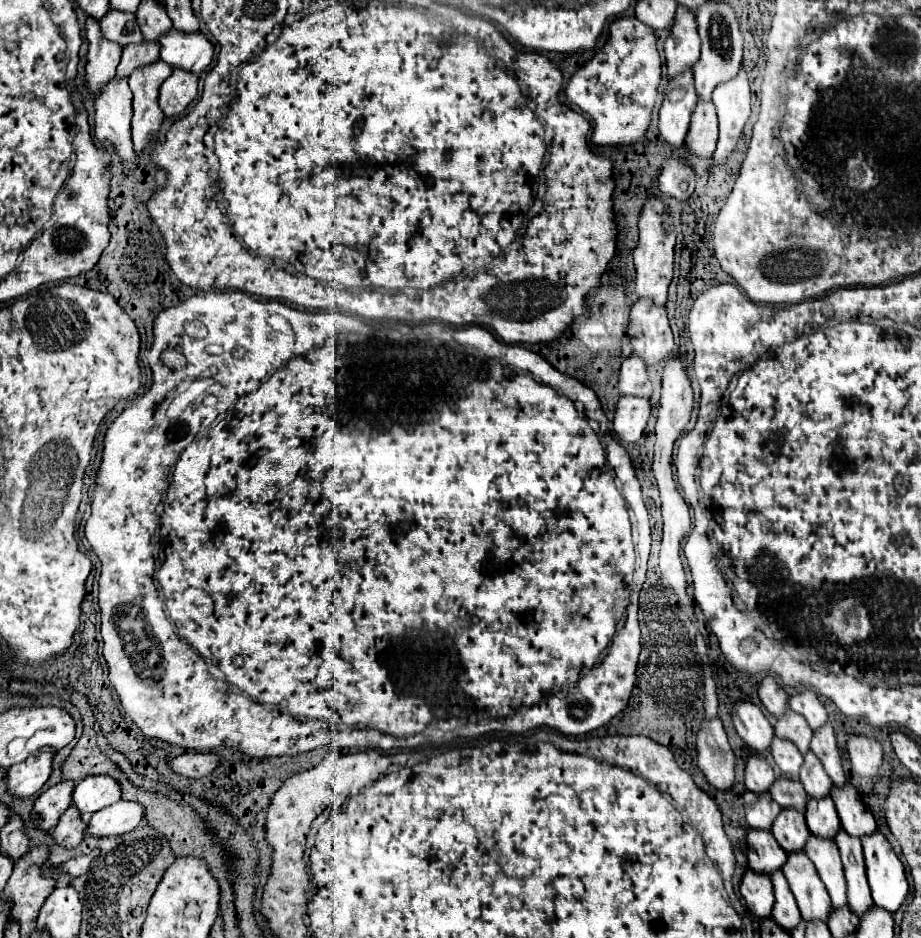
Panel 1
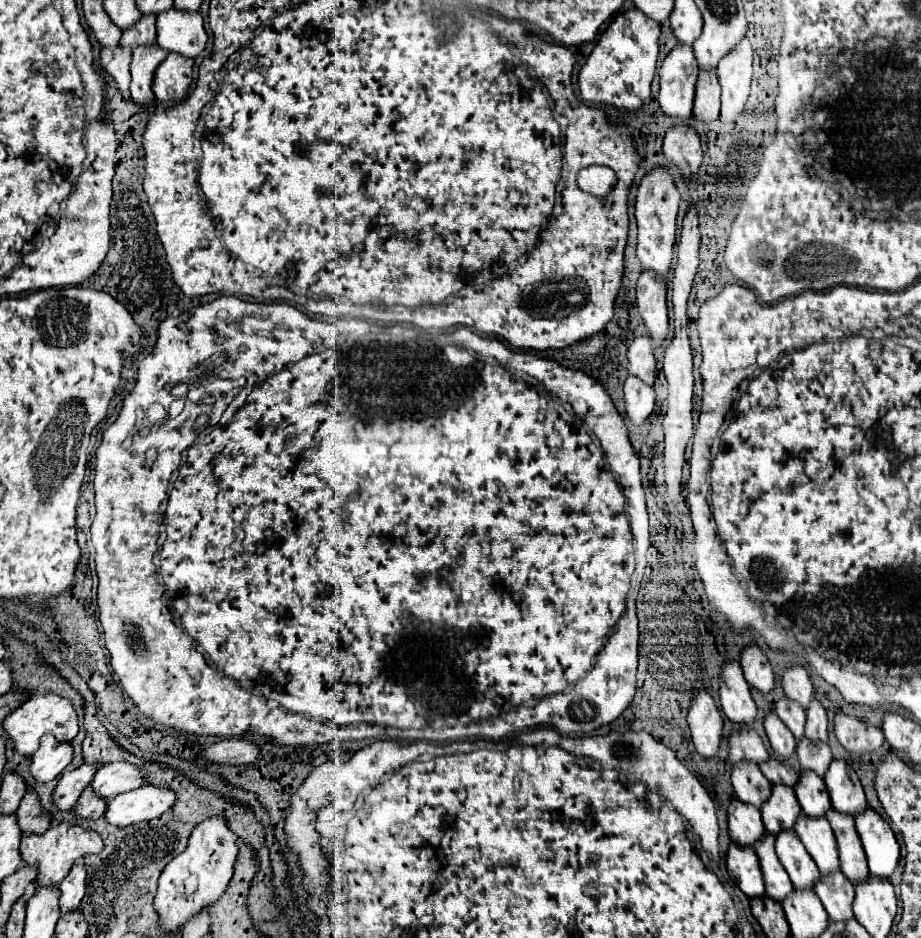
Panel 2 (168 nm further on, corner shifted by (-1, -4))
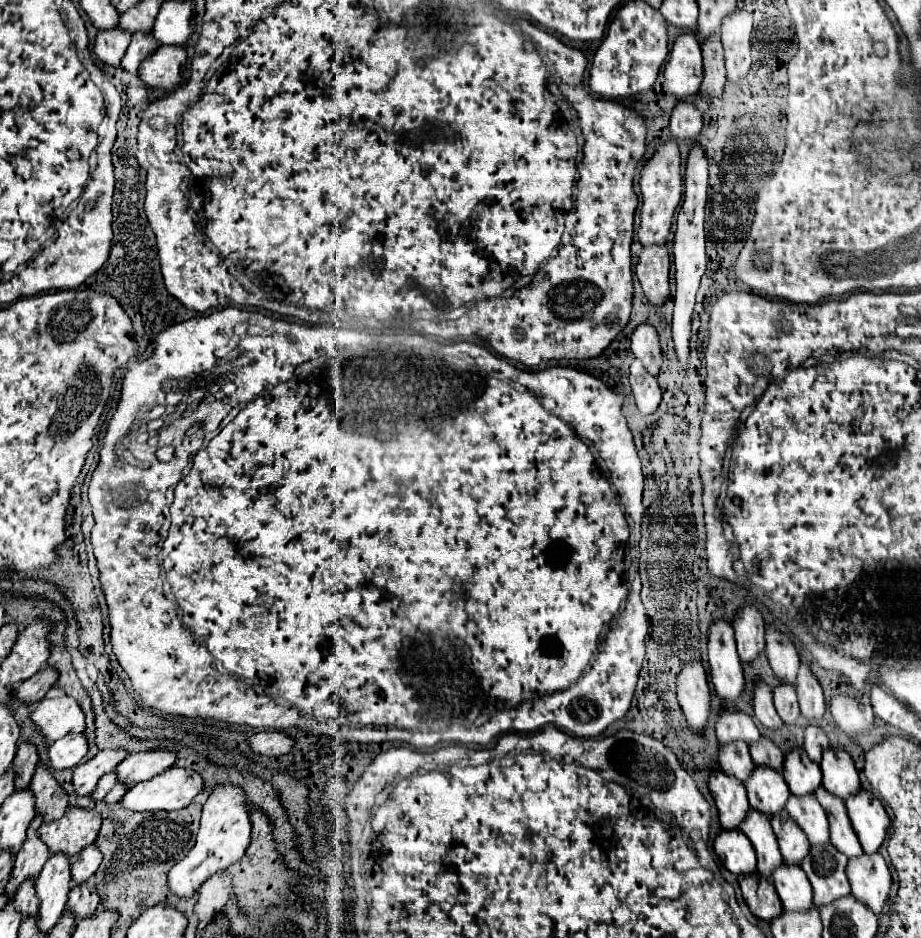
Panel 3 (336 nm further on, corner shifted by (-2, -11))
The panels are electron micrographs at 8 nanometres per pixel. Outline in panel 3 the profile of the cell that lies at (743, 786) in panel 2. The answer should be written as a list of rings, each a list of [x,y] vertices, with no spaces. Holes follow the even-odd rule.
[[[732,742],[732,744],[720,746],[718,762],[720,762],[720,770],[724,774],[740,780],[742,784],[746,784],[746,780],[754,772],[754,762],[750,760],[748,744],[744,744],[744,742]]]

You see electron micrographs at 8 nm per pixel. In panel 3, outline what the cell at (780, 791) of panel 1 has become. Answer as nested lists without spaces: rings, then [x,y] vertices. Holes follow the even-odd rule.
[[[760,738],[758,744],[750,744],[750,756],[754,760],[754,764],[758,766],[768,766],[776,772],[782,772],[782,766],[784,766],[784,756],[780,752],[780,748],[766,740],[766,738]]]

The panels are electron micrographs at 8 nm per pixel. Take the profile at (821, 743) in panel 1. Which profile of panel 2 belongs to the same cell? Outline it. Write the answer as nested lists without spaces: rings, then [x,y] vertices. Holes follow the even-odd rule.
[[[813,697],[805,713],[807,713],[805,735],[807,735],[811,741],[827,743],[827,713],[825,713],[823,705]]]

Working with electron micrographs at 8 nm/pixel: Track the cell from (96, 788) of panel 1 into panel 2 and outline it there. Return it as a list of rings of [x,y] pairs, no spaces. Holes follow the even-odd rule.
[[[117,761],[117,763],[103,765],[97,771],[91,785],[97,795],[111,801],[117,793],[125,793],[127,789],[137,789],[143,783],[145,783],[145,773],[137,765]]]

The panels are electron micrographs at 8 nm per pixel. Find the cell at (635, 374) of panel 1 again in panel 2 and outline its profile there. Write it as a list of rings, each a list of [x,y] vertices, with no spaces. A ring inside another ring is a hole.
[[[647,335],[635,337],[635,341],[629,347],[627,357],[629,357],[629,373],[635,373],[645,383],[653,385],[657,369],[655,369],[655,357],[653,357],[651,339]]]

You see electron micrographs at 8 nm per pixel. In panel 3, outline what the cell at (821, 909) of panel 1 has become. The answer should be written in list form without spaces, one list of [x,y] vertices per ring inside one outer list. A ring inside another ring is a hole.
[[[782,810],[778,816],[772,818],[772,828],[776,832],[784,864],[802,864],[802,860],[808,856],[810,842],[806,840],[798,824],[794,824],[794,820],[790,820],[790,816]]]

